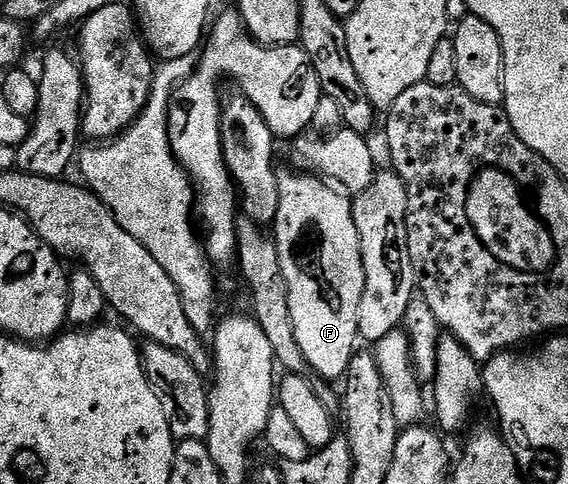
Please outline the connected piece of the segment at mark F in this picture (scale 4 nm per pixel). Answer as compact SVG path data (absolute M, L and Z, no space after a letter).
M300 174L304 175L280 175L274 238L278 257L282 257L282 273L286 273L286 285L290 285L290 317L294 321L294 337L298 337L298 345L309 368L313 372L317 371L321 380L340 381L358 350L358 309L362 305L362 293L366 289L358 225L354 225L353 200L347 194L341 193L315 174Z

